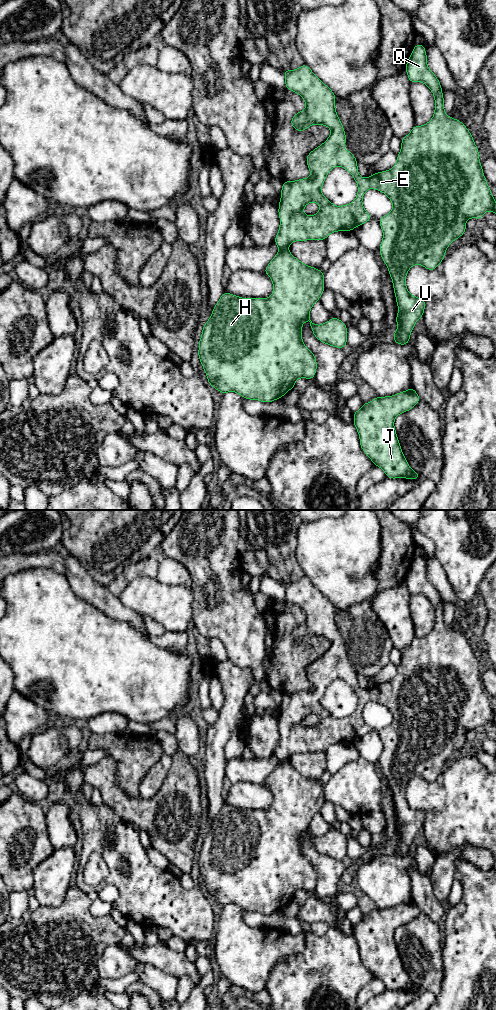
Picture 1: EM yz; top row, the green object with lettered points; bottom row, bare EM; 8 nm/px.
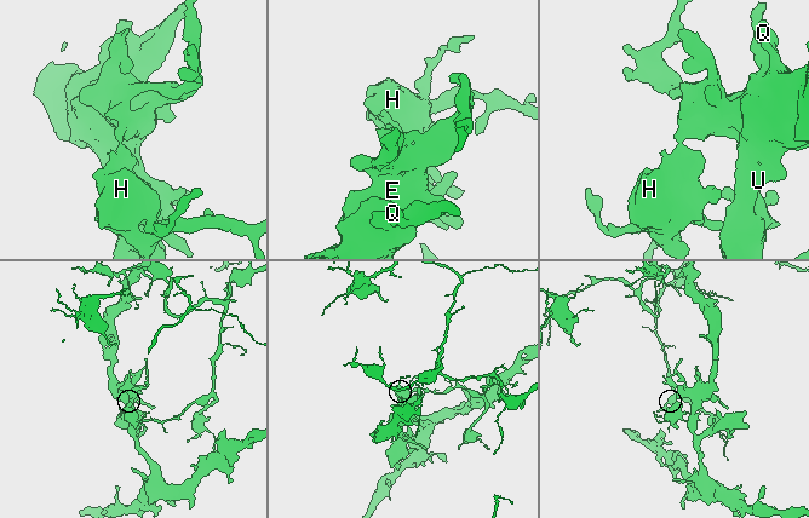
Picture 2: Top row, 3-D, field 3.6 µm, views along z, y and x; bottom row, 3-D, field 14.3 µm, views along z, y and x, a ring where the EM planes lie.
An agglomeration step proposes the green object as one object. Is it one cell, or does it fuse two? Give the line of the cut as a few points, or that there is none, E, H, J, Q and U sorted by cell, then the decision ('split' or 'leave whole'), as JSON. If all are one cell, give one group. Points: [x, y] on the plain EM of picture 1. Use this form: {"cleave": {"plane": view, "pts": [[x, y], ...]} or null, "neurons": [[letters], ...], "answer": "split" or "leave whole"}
{"cleave": {"plane": "yz", "pts": [[287, 759], [279, 762]]}, "neurons": [["E", "J", "Q", "U"], ["H"]], "answer": "split"}

